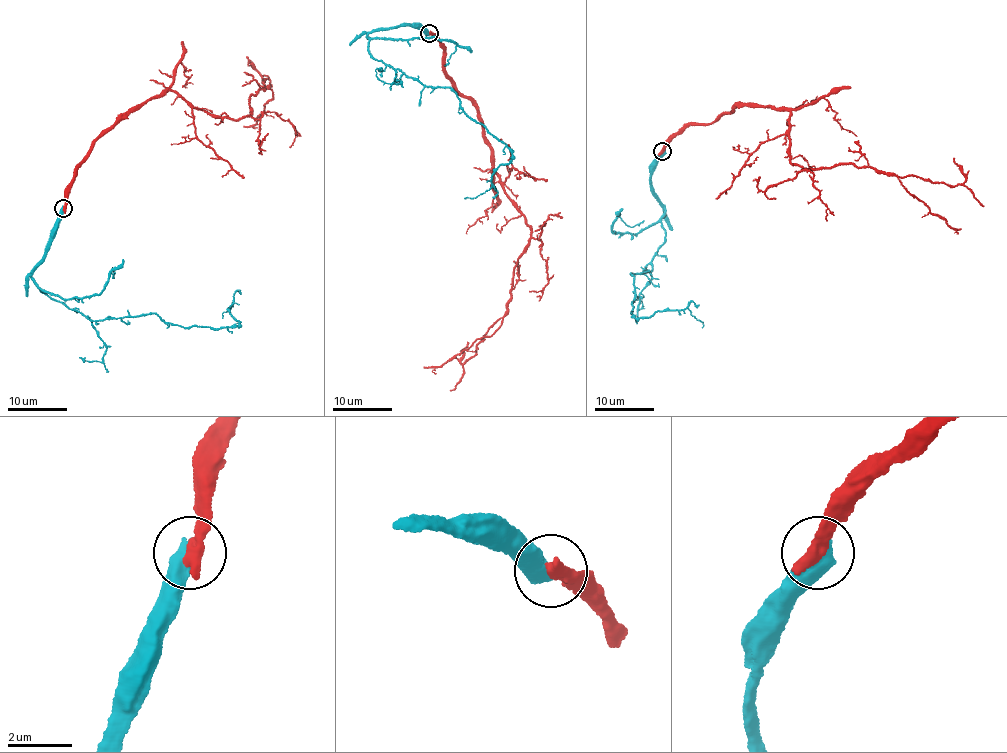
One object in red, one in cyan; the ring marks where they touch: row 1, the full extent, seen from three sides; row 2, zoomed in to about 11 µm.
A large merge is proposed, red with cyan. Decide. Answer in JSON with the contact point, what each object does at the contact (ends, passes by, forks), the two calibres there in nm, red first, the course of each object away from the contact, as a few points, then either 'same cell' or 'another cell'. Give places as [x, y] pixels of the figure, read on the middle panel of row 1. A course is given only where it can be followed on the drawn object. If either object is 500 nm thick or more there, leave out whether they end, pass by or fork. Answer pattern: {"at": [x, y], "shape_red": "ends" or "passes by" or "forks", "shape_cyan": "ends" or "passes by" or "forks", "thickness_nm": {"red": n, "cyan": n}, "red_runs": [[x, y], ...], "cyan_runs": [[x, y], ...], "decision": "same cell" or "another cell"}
{"at": [429, 33], "thickness_nm": {"red": 460, "cyan": 550}, "red_runs": [[429, 33], [444, 50], [455, 91], [480, 113], [491, 165], [531, 238], [498, 328], [439, 366], [424, 367]], "cyan_runs": [[429, 33], [406, 24], [379, 30], [368, 35], [369, 50], [453, 91], [512, 154], [491, 186], [465, 197]], "decision": "another cell"}

